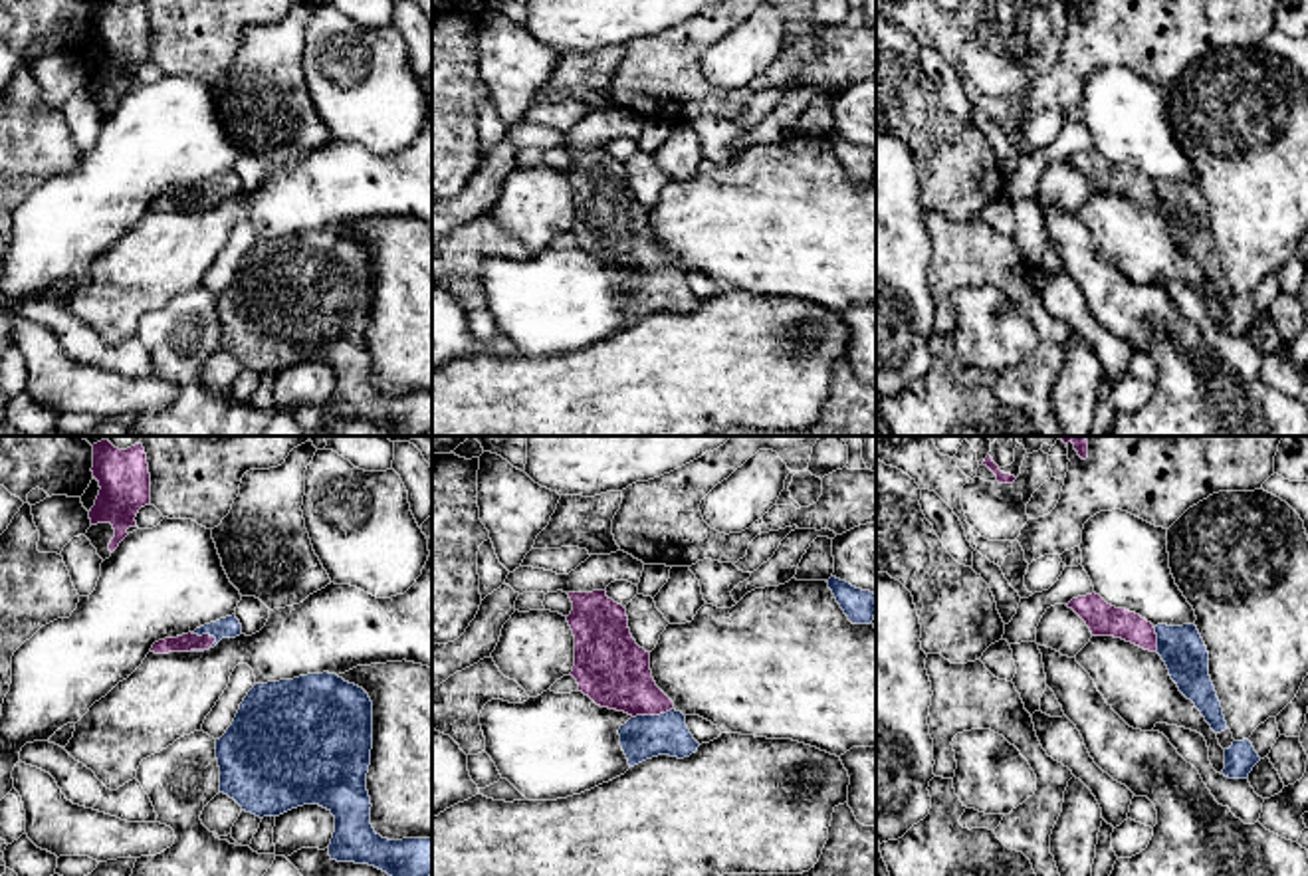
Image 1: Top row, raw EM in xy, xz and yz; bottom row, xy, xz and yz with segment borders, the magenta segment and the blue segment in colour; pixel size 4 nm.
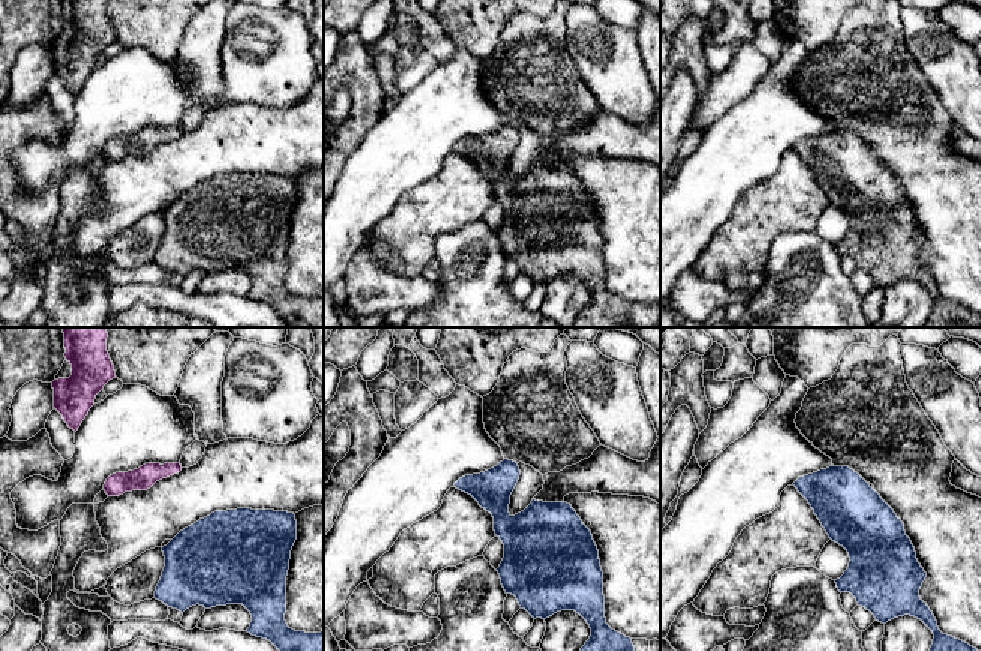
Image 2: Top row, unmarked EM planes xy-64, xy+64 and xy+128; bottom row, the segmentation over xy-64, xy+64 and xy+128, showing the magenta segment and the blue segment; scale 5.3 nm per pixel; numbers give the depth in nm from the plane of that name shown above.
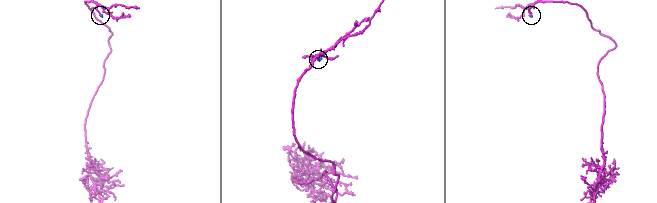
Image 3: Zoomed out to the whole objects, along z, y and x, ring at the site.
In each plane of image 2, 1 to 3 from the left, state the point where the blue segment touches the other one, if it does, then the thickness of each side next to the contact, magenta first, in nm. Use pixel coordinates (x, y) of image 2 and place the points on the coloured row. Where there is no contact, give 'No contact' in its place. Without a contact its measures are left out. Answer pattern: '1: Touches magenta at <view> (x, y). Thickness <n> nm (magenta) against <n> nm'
1: No contact
2: No contact
3: No contact

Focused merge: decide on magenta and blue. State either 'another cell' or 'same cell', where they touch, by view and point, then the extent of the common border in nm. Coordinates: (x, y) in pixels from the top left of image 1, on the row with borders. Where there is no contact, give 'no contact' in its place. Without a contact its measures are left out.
same cell | xz (651, 714) | 170 nm

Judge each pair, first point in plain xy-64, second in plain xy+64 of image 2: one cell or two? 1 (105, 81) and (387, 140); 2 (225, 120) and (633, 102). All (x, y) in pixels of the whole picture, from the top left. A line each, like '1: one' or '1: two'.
1: one
2: two

